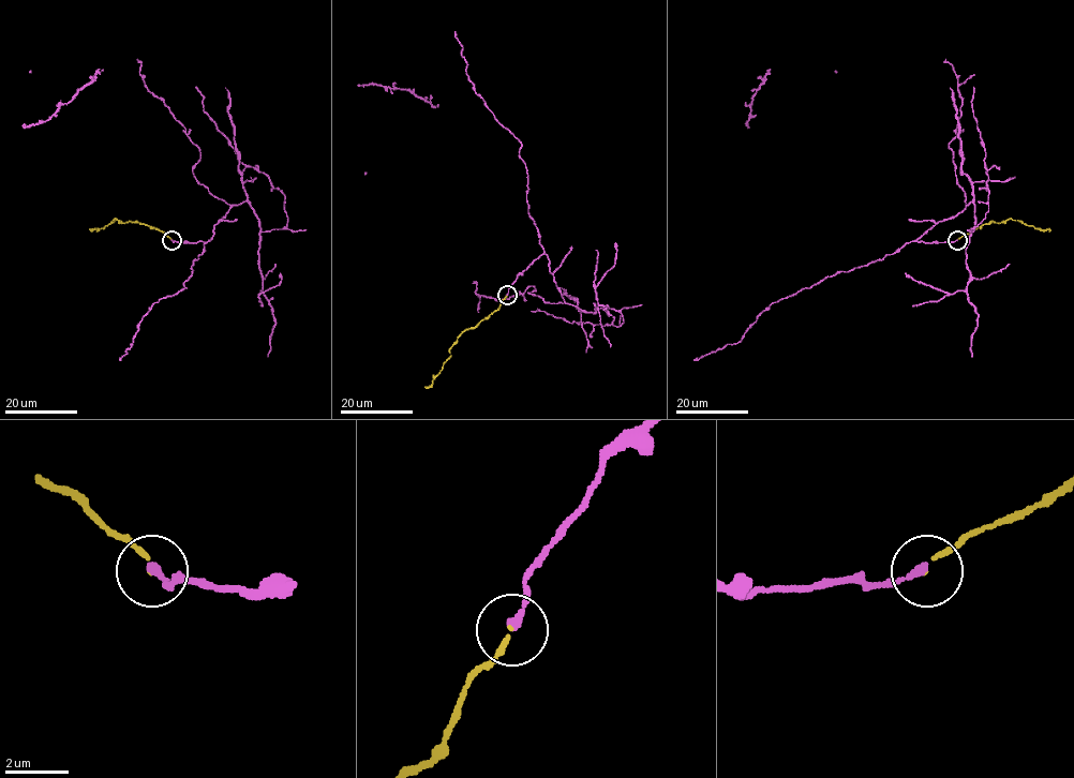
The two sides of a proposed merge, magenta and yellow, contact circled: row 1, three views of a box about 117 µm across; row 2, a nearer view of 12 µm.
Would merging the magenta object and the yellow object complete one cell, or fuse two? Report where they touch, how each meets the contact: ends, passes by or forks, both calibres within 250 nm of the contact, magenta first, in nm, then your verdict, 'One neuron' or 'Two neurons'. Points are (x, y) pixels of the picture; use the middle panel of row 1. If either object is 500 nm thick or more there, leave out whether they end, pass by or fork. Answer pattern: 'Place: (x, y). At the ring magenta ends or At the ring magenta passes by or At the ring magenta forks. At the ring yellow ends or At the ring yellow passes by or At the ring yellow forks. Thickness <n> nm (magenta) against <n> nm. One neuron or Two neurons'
Place: (507, 295). At the ring magenta ends. At the ring yellow ends. Thickness 240 nm (magenta) against 100 nm. One neuron

